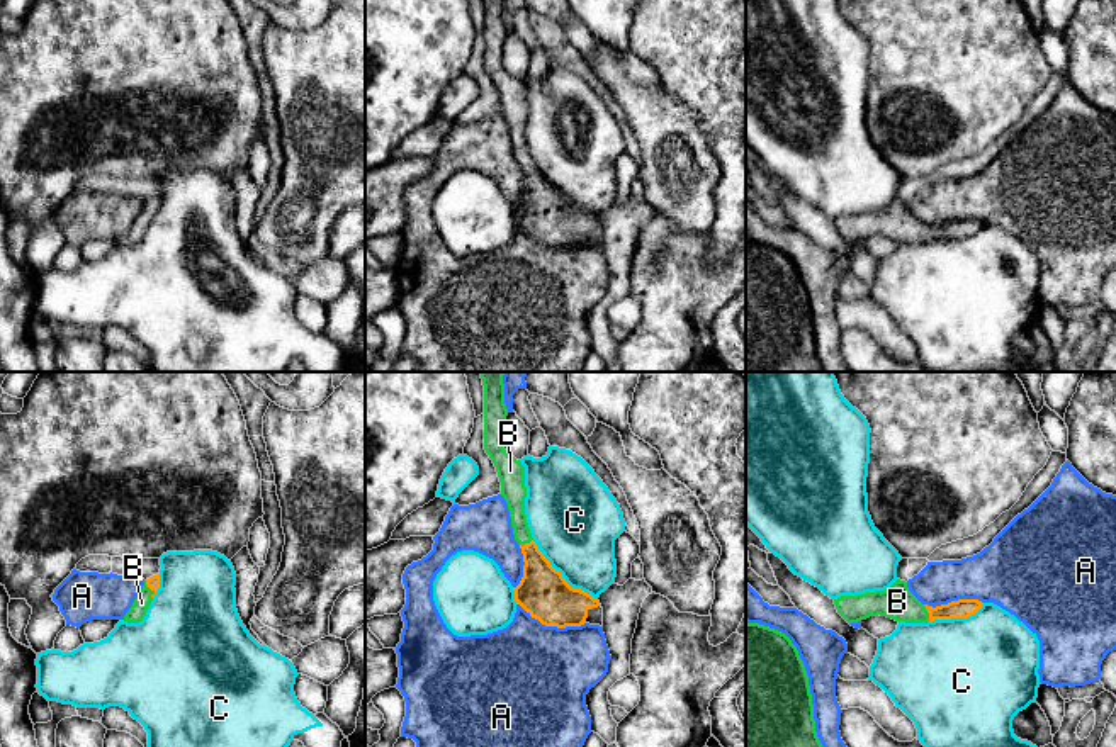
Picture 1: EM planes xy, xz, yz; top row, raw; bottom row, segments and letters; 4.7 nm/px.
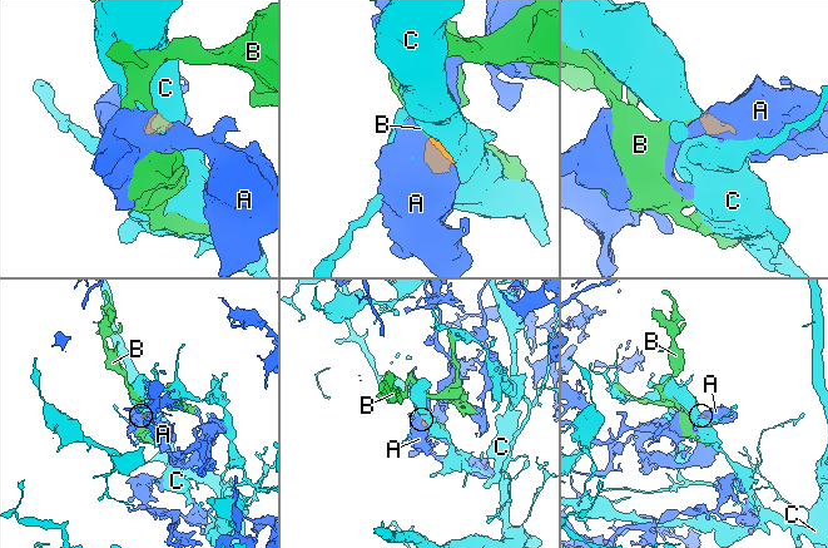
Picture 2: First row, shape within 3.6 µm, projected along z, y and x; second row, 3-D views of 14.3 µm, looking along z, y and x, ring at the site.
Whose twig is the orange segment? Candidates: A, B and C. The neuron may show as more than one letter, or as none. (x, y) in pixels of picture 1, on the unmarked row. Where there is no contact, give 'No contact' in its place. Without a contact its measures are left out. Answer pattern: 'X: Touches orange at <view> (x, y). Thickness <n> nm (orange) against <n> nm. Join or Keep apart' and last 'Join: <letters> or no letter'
A: Touches orange at xz (551, 245). Thickness 240 nm (orange) against 480 nm. Keep apart
B: Touches orange at xy (150, 207). Thickness 60 nm (orange) against 80 nm. Join
C: Touches orange at xz (561, 196). Thickness 240 nm (orange) against 400 nm. Keep apart
Join: B

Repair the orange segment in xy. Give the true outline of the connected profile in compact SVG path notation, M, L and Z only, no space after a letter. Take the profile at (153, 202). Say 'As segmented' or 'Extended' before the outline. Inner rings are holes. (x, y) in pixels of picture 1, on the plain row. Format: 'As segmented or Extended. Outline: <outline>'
Extended. Outline: M153 195L153 197L146 199L141 212L134 219L129 231L126 233L124 241L127 241L127 243L143 241L143 238L146 236L146 231L153 221L151 216L156 214L158 209L160 209L160 195Z

